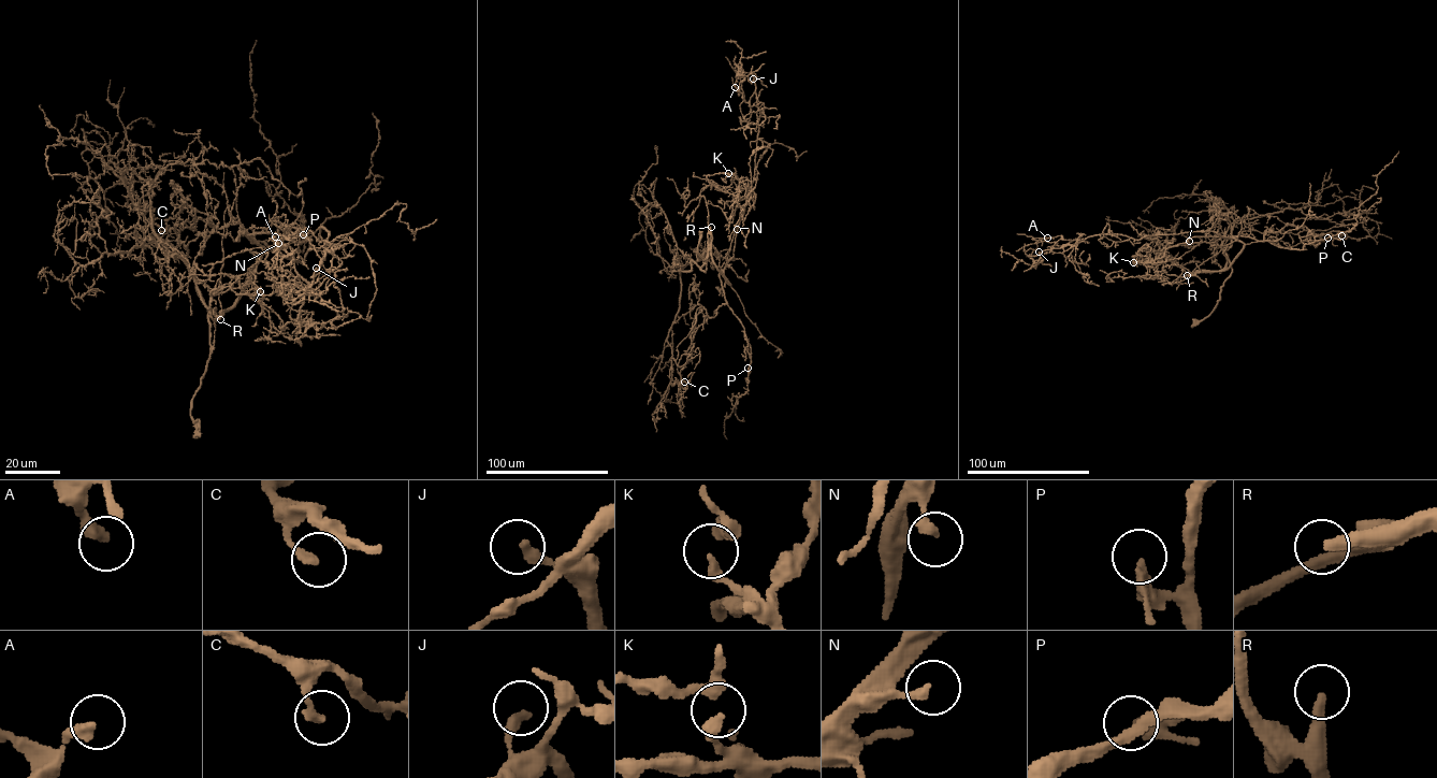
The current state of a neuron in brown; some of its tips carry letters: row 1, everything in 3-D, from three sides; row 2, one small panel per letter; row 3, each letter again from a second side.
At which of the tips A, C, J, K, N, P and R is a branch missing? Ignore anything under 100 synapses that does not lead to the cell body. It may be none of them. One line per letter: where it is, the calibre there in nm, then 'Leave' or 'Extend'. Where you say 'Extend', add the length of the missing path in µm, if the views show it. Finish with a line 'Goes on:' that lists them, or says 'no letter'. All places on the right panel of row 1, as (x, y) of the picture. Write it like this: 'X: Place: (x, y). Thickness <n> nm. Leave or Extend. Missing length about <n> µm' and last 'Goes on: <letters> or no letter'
A: Place: (1047, 238). Thickness 320 nm. Leave
C: Place: (1341, 235). Thickness 240 nm. Leave
J: Place: (1039, 251). Thickness 280 nm. Leave
K: Place: (1133, 262). Thickness 180 nm. Leave
N: Place: (1189, 241). Thickness 240 nm. Leave
P: Place: (1327, 238). Thickness 260 nm. Leave
R: Place: (1187, 275). Thickness 320 nm. Extend. Missing length about 250 µm
Goes on: R

